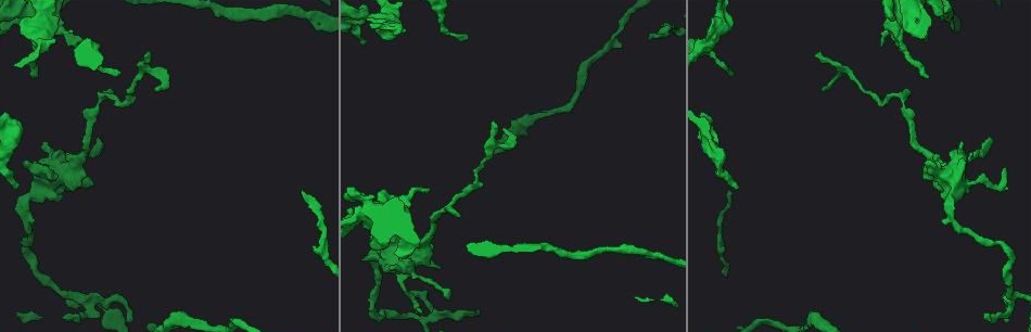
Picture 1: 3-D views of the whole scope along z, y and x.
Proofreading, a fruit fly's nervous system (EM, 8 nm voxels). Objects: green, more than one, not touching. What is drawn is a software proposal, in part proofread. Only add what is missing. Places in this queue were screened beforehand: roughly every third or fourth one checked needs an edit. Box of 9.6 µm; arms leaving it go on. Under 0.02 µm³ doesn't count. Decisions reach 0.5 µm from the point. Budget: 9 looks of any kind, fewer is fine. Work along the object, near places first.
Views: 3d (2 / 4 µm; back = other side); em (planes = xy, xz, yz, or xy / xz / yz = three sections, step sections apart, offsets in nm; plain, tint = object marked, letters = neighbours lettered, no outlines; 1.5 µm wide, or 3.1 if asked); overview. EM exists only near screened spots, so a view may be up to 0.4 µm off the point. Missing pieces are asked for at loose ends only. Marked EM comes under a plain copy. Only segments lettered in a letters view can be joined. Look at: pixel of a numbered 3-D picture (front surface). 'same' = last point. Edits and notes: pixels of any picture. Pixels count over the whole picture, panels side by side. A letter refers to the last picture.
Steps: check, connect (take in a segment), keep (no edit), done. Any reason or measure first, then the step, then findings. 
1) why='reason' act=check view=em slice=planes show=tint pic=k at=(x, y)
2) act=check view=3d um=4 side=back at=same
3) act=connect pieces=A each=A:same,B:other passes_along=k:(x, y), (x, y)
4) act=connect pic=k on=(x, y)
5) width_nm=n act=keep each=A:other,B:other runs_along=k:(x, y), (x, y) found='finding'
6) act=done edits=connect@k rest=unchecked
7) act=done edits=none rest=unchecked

why='an open end' act=check view=em slice=planes show=letters pic=1 at=(1005, 321)

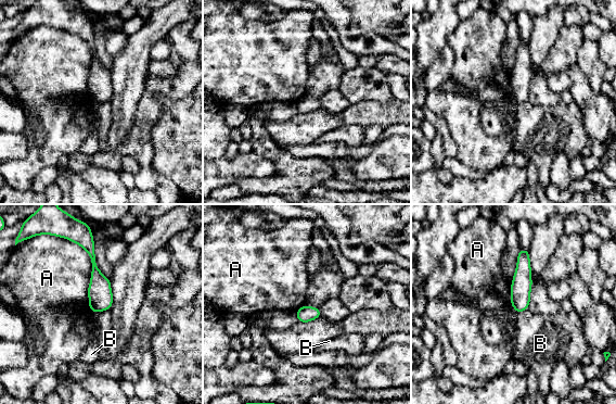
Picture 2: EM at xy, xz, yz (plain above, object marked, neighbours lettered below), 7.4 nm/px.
longest_contact=A:550nm act=keep each=A:other,B:other found='no lettered segment goes on from it'

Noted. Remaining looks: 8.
why='an open end' act=check view=3d um=2 pic=1 at=(16, 188)

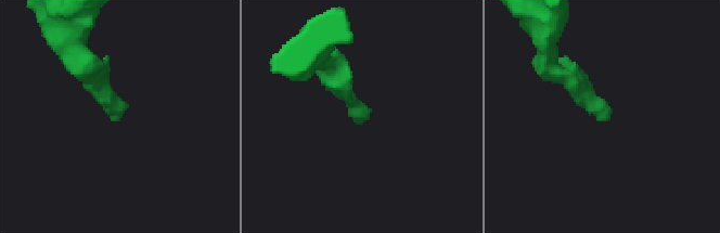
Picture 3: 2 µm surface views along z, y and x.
act=check view=em slice=planes show=letters pic=3 at=(609, 117)

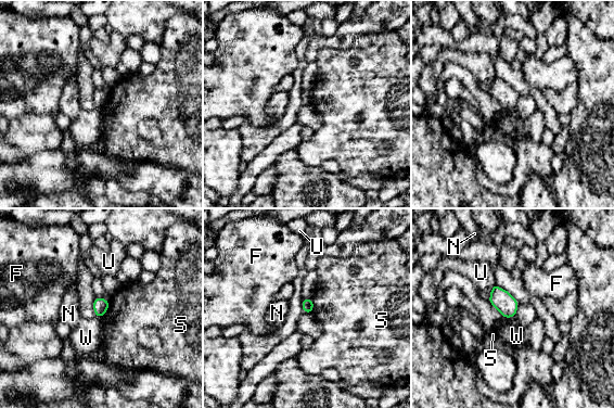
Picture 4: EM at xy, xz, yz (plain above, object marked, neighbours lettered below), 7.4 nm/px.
act=keep each=F:other,N:other,S:other,U:other,W:other border=4:(514, 316), (503, 318) found='none of them fits'

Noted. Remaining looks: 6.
act=check view=3d um=4 side=back pic=1 at=(928, 75)

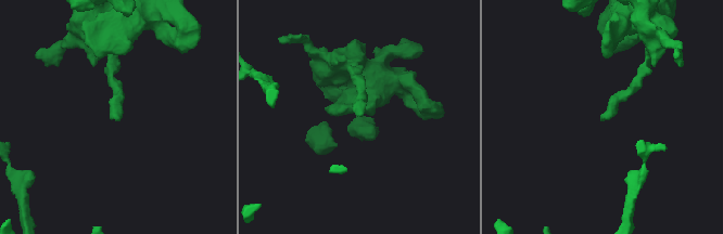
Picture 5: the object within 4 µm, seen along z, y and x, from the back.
act=check view=em slice=yz step=4 show=letters pic=5 at=(600, 118)

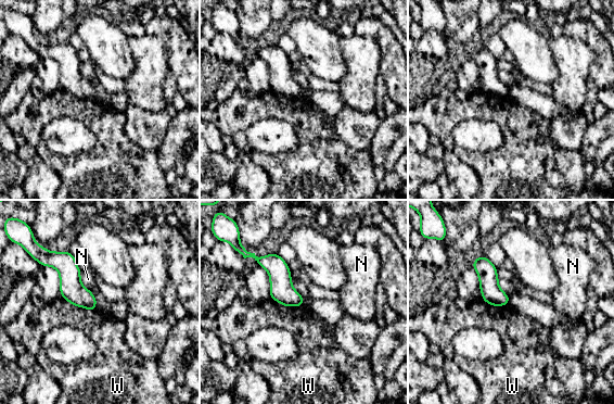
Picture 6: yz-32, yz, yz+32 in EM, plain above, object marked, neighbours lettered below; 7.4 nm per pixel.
width_nm=140 act=keep each=N:other,W:other runs_along=6:(54, 254), (91, 307) found='no lettered segment goes on from it'

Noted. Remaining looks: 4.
why='tapers out' act=check view=em slice=planes show=letters pic=1 at=(650, 37)

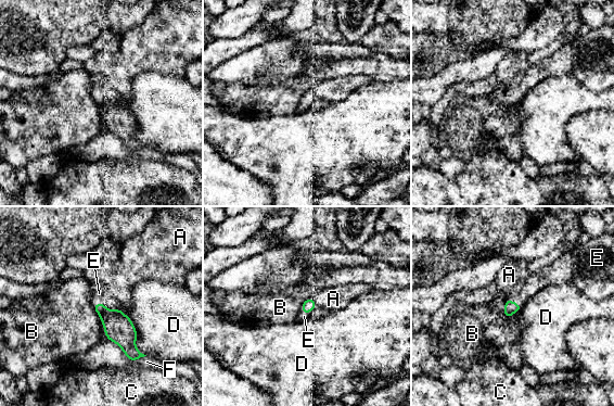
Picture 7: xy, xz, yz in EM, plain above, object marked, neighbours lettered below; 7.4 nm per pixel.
width_nm=90 act=connect pieces=E each=A:other,B:other,C:other,D:other,E:same,F:other found='the neuron continues'

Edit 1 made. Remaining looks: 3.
act=done edits=connect@7 rest=unchecked

